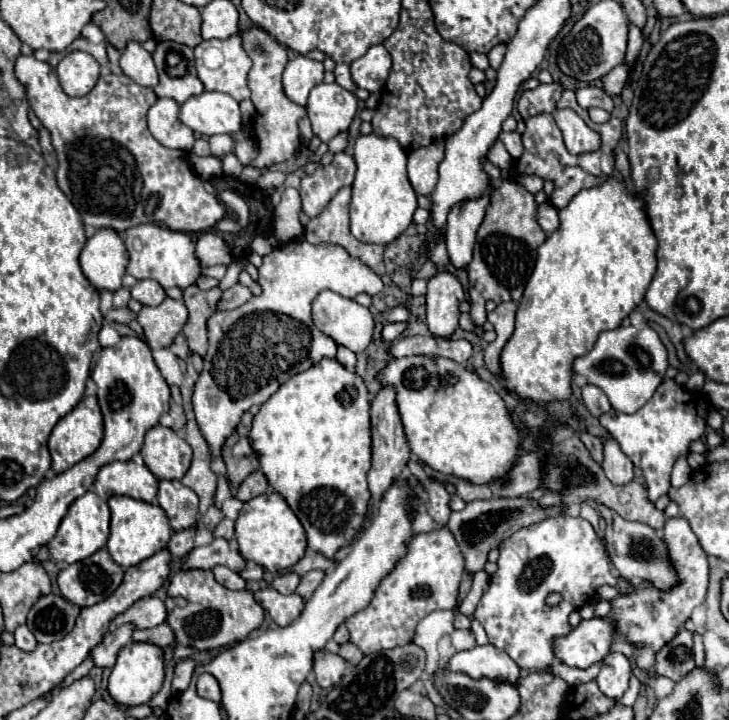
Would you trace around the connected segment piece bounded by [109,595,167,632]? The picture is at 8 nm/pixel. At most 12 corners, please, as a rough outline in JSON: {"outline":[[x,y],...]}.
{"outline":[[145,597],[117,615],[109,626],[114,632],[123,623],[139,629],[157,627],[167,619],[159,597]]}

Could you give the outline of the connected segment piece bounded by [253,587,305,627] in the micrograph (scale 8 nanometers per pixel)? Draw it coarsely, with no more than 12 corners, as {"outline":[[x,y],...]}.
{"outline":[[271,587],[253,597],[281,627],[305,605],[297,593],[281,595]]}

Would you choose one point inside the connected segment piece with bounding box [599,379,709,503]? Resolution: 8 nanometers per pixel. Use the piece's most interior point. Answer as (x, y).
(656, 435)

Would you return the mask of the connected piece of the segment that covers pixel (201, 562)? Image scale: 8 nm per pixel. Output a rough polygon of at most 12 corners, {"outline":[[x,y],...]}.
{"outline":[[213,539],[187,555],[183,569],[225,565],[243,571],[245,559],[227,539]]}

